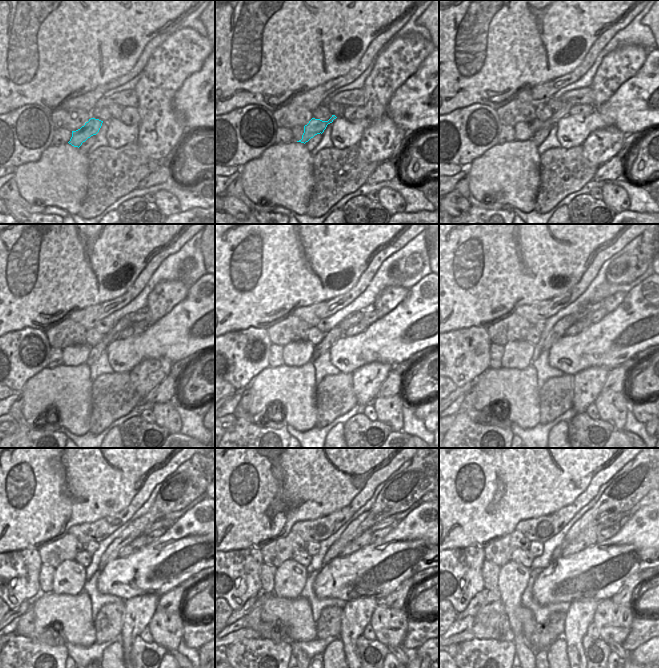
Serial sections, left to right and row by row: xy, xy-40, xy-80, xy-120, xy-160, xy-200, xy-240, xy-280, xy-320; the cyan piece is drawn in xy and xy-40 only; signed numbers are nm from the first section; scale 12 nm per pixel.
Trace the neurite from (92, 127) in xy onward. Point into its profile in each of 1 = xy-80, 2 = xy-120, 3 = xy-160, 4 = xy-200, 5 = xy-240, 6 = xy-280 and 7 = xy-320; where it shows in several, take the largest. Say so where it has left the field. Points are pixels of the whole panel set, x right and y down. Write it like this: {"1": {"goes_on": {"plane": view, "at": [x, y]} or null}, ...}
{"1": {"goes_on": {"plane": "xy-80", "at": [535, 125]}}, "2": {"goes_on": {"plane": "xy-120", "at": [114, 334]}}, "3": {"goes_on": {"plane": "xy-160", "at": [355, 317]}}, "4": {"goes_on": {"plane": "xy-200", "at": [599, 305]}}, "5": {"goes_on": {"plane": "xy-240", "at": [156, 525]}}, "6": {"goes_on": {"plane": "xy-280", "at": [389, 521]}}, "7": {"goes_on": {"plane": "xy-320", "at": [616, 519]}}}

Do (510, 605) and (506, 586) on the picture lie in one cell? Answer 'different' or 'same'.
same

